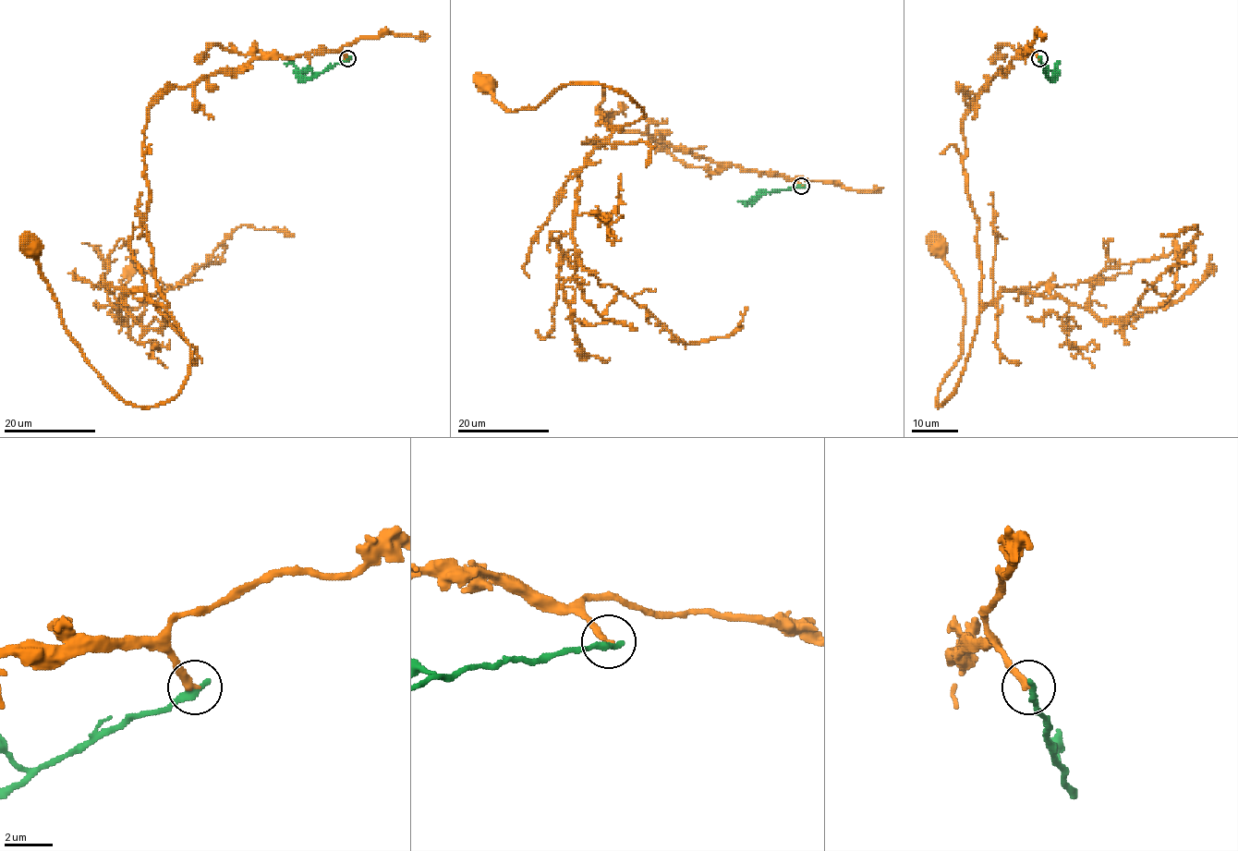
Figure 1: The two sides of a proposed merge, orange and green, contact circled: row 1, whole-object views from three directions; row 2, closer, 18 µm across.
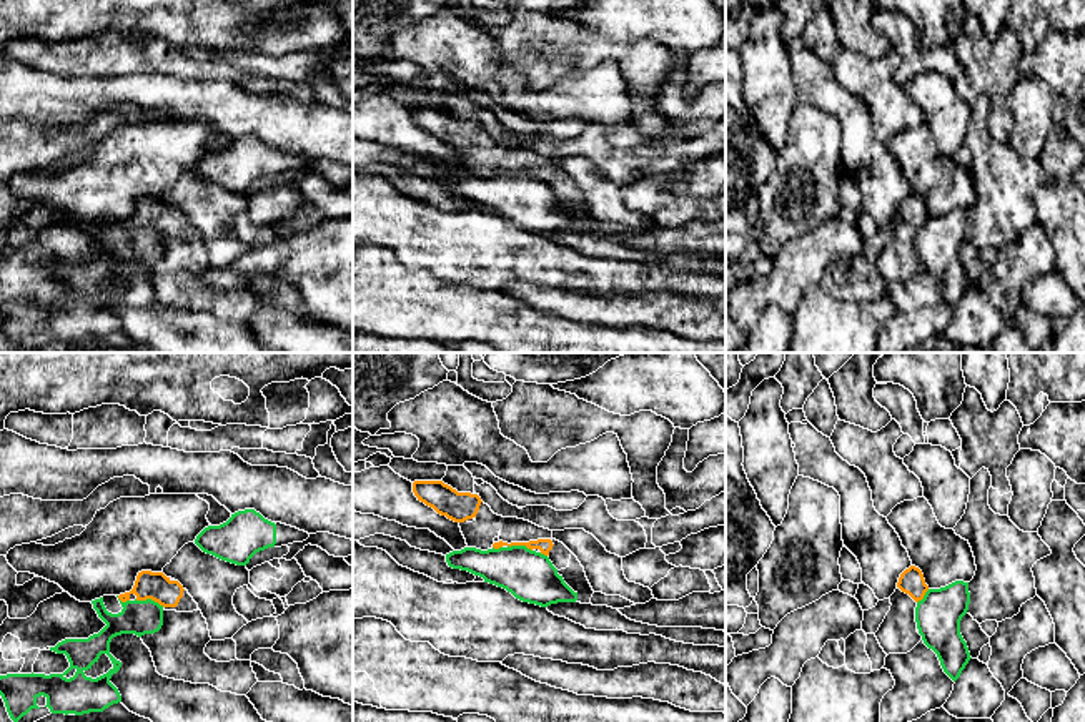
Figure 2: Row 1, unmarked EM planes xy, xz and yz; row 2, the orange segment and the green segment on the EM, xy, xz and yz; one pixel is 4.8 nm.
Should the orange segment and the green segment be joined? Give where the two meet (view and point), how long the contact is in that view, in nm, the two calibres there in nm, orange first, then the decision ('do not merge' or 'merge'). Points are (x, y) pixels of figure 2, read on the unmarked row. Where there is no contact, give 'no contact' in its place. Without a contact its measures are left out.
xy (150, 225) | 150 nm | 140/170 nm | do not merge

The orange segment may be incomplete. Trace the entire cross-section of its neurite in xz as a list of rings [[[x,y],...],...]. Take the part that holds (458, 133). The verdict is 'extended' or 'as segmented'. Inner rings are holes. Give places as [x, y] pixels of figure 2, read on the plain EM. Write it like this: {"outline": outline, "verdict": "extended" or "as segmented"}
{"outline": [[[414,108],[413,120],[418,128],[454,150],[476,145],[483,130],[478,121],[458,120],[443,108]]], "verdict": "as segmented"}

